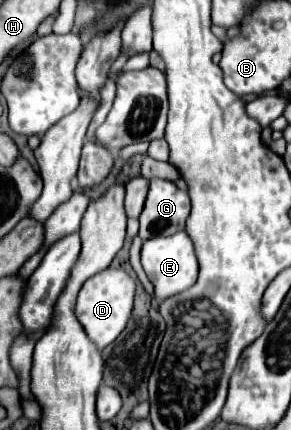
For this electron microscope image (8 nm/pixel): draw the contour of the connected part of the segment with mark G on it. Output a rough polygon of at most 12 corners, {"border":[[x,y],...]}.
{"border":[[152,177],[138,237],[182,231],[190,215],[188,193]]}

